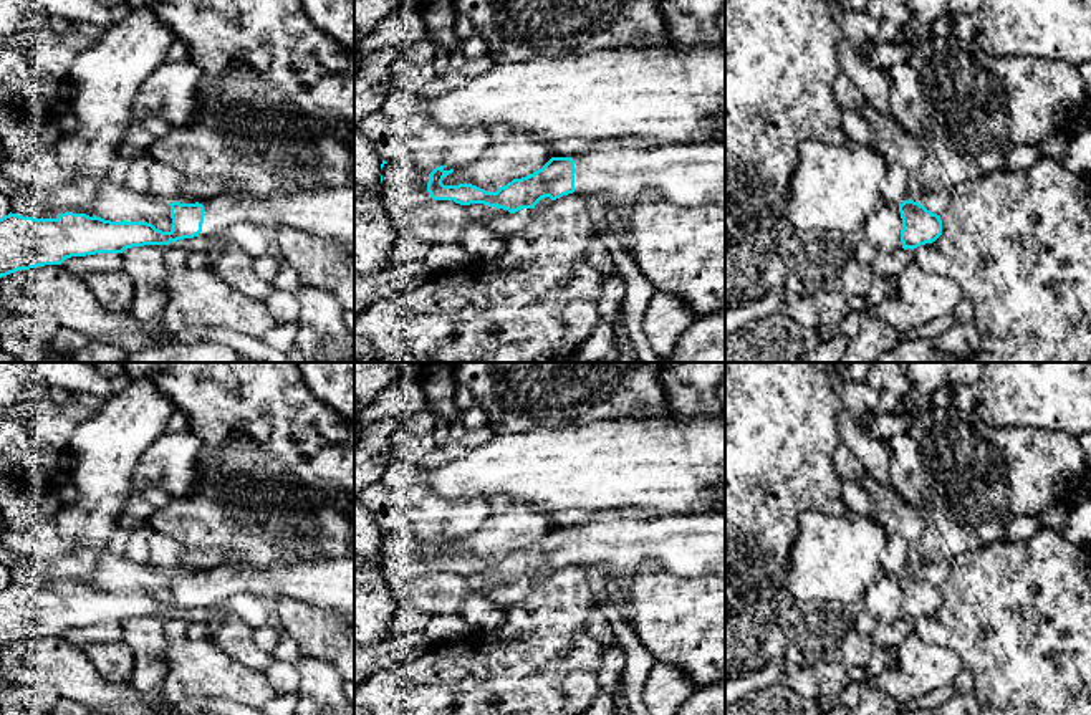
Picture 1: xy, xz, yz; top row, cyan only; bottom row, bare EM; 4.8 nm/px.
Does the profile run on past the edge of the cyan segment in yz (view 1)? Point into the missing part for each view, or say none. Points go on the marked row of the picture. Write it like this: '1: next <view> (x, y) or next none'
1: next none

